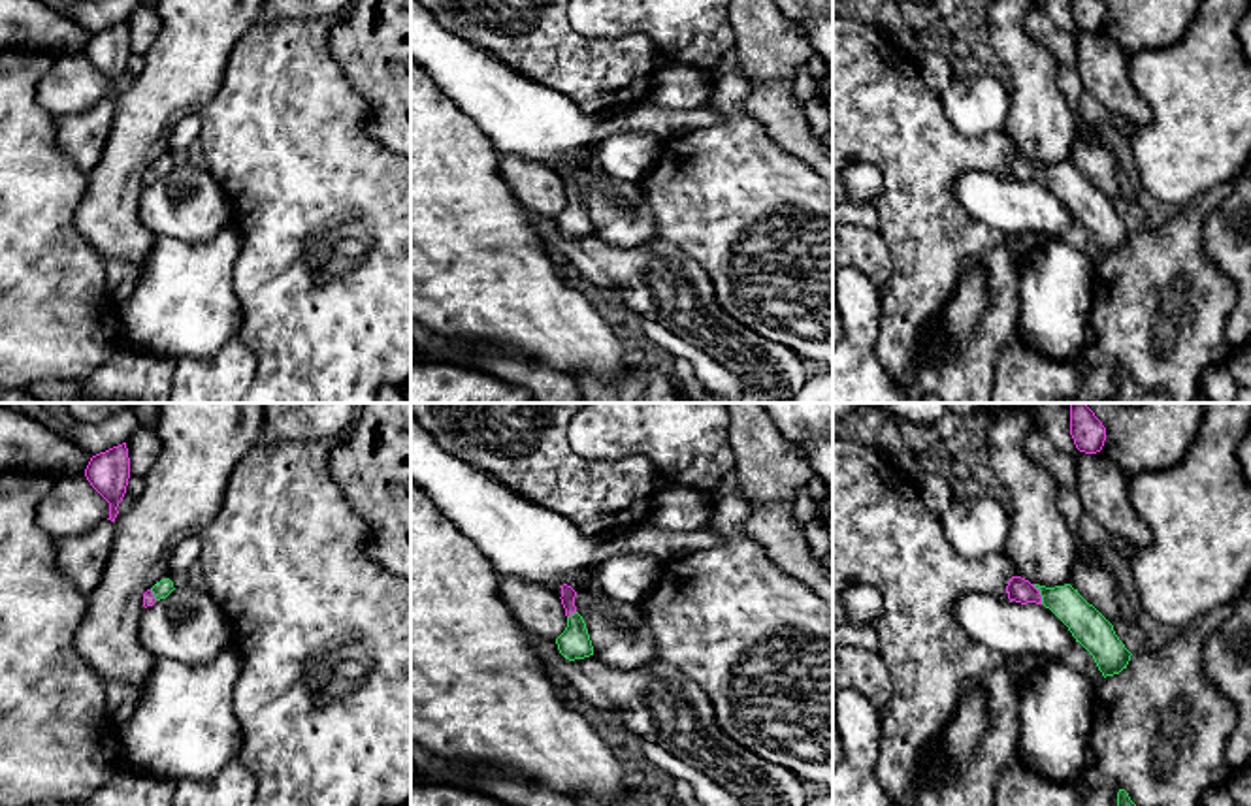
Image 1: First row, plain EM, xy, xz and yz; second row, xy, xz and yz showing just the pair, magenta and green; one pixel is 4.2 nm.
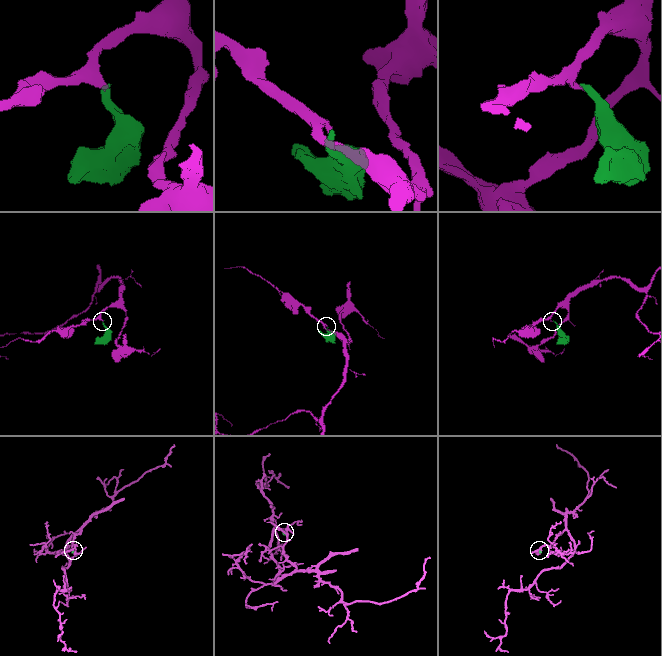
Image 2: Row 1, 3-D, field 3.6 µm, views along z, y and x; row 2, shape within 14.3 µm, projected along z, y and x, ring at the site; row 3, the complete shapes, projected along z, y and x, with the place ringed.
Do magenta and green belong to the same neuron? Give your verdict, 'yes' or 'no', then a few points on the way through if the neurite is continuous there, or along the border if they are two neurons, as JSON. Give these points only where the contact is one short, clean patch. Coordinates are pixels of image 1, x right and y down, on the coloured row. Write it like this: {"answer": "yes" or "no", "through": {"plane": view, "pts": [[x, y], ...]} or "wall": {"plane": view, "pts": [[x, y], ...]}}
{"answer": "yes", "through": {"plane": "yz", "pts": [[1020, 590], [1039, 594], [1061, 599], [1088, 626]]}}

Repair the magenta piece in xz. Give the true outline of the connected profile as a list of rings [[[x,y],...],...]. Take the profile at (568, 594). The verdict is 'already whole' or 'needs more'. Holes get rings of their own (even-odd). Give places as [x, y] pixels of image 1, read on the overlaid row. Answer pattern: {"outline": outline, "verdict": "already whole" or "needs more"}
{"outline": [[[563,584],[560,599],[565,608],[567,627],[556,638],[556,644],[560,653],[569,661],[593,655],[593,646],[588,635],[586,623],[575,606],[575,597],[577,597],[577,591],[571,586]]], "verdict": "needs more"}

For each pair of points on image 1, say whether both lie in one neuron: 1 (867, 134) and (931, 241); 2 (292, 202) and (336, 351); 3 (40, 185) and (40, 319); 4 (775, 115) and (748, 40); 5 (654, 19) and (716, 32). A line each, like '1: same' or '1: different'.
1: same
2: same
3: same
4: same
5: same

